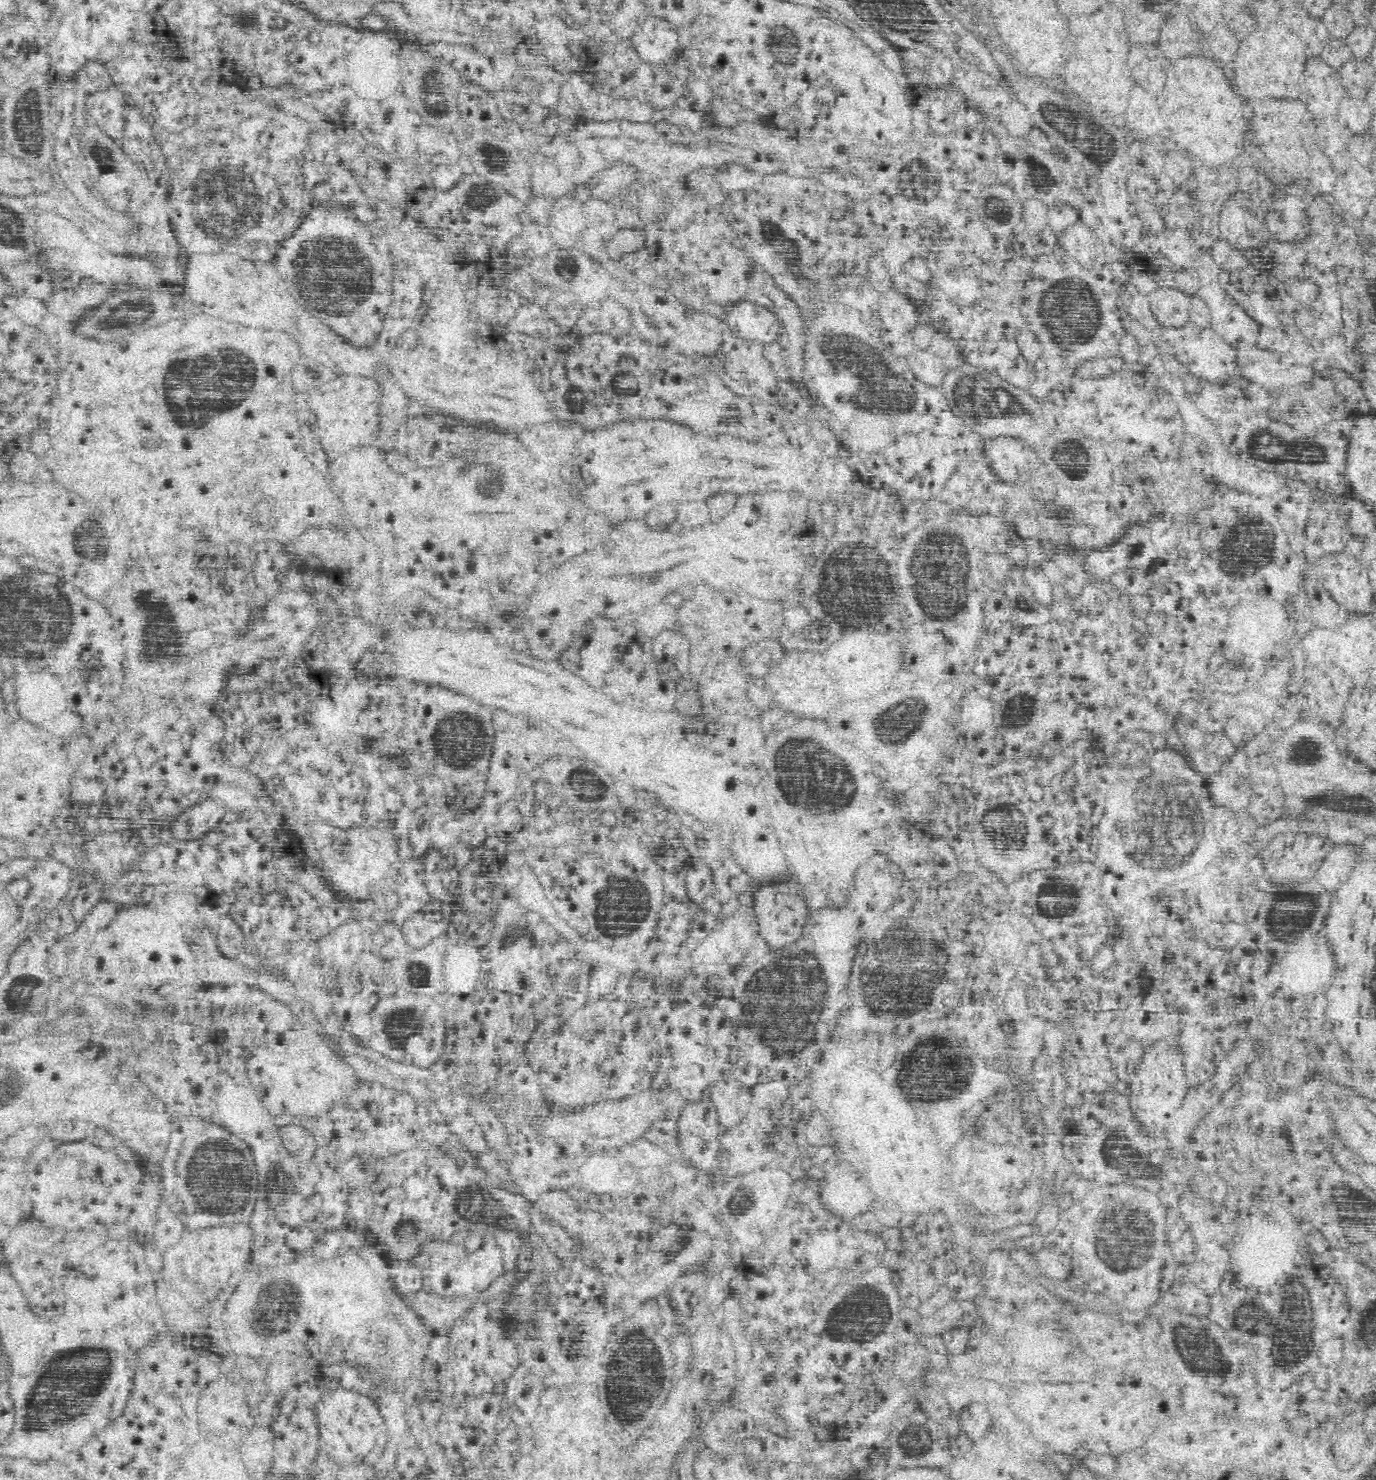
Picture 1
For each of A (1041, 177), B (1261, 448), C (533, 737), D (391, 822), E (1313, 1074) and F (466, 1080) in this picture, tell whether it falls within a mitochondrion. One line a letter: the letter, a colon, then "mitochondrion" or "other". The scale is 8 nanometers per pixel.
A: mitochondrion
B: mitochondrion
C: other
D: other
E: other
F: other

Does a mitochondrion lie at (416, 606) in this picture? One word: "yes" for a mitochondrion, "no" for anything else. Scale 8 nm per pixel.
yes

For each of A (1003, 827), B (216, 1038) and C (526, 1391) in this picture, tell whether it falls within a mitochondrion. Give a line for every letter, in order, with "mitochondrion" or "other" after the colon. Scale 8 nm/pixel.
A: mitochondrion
B: other
C: mitochondrion

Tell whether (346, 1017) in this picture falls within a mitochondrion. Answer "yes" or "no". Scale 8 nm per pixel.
no

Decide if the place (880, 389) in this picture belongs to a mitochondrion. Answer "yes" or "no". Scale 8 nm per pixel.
yes

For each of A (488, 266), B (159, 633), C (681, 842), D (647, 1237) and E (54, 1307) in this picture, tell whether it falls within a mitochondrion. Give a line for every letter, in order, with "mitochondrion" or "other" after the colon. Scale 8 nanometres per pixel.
A: other
B: mitochondrion
C: other
D: other
E: other

